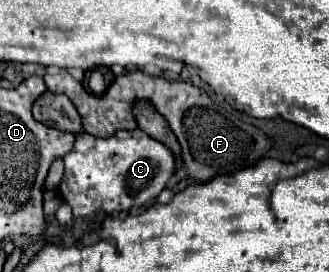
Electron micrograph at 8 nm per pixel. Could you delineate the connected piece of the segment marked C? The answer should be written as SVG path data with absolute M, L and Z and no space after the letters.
M141 129L117 131L107 139L79 133L73 151L67 153L63 161L65 175L59 193L77 219L95 219L97 211L113 215L119 211L131 211L133 207L145 207L165 189L165 183L175 171L171 151L163 143L147 137Z

